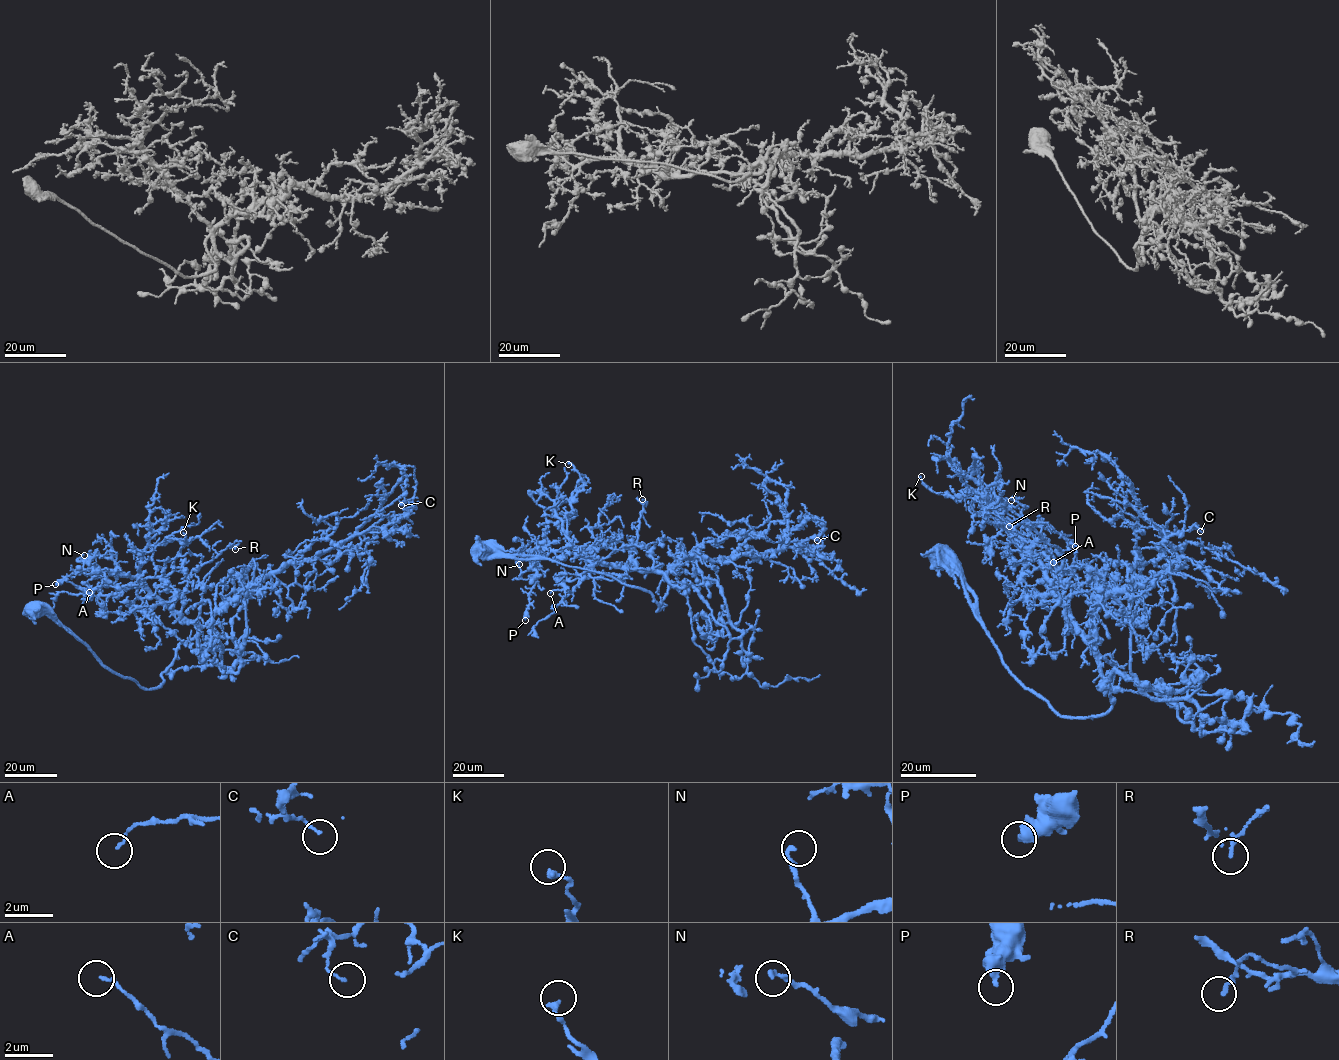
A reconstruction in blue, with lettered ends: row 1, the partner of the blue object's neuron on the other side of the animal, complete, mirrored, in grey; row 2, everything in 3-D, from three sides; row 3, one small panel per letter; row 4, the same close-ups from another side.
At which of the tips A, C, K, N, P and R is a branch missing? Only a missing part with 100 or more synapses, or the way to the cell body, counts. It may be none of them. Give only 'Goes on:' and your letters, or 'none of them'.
Goes on: none of them

